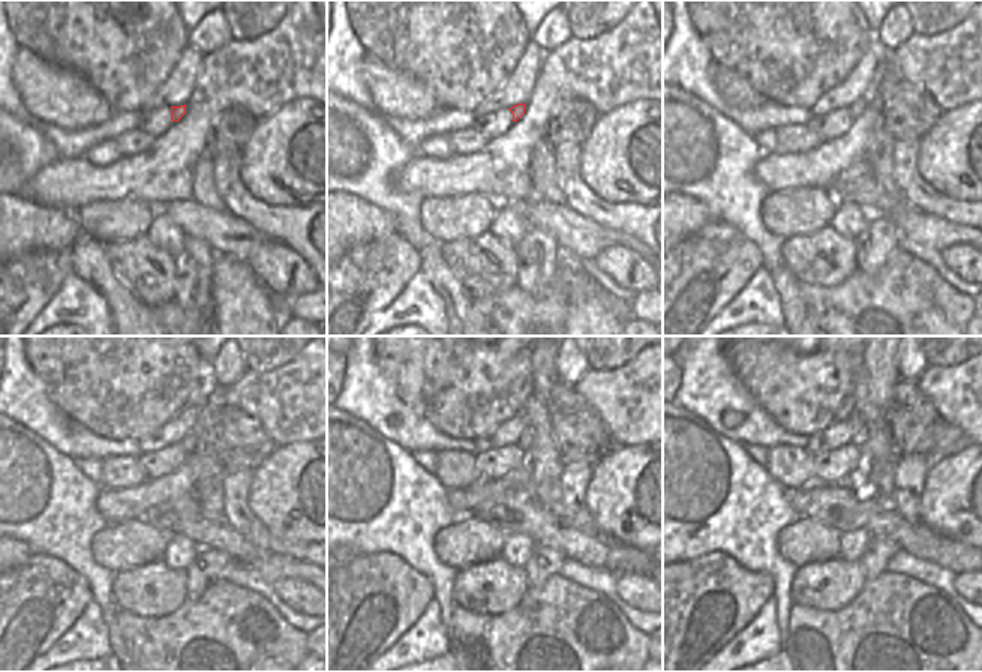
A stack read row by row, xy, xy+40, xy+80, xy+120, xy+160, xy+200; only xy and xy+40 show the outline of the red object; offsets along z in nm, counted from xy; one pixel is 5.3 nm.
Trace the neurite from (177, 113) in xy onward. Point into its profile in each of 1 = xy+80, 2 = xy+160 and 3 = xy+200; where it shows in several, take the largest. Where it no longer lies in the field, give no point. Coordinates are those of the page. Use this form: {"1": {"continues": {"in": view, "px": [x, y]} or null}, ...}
{"1": {"continues": {"in": "xy+80", "px": [856, 108]}}, "2": {"continues": {"in": "xy+160", "px": [523, 441]}}, "3": {"continues": {"in": "xy+200", "px": [861, 431]}}}

